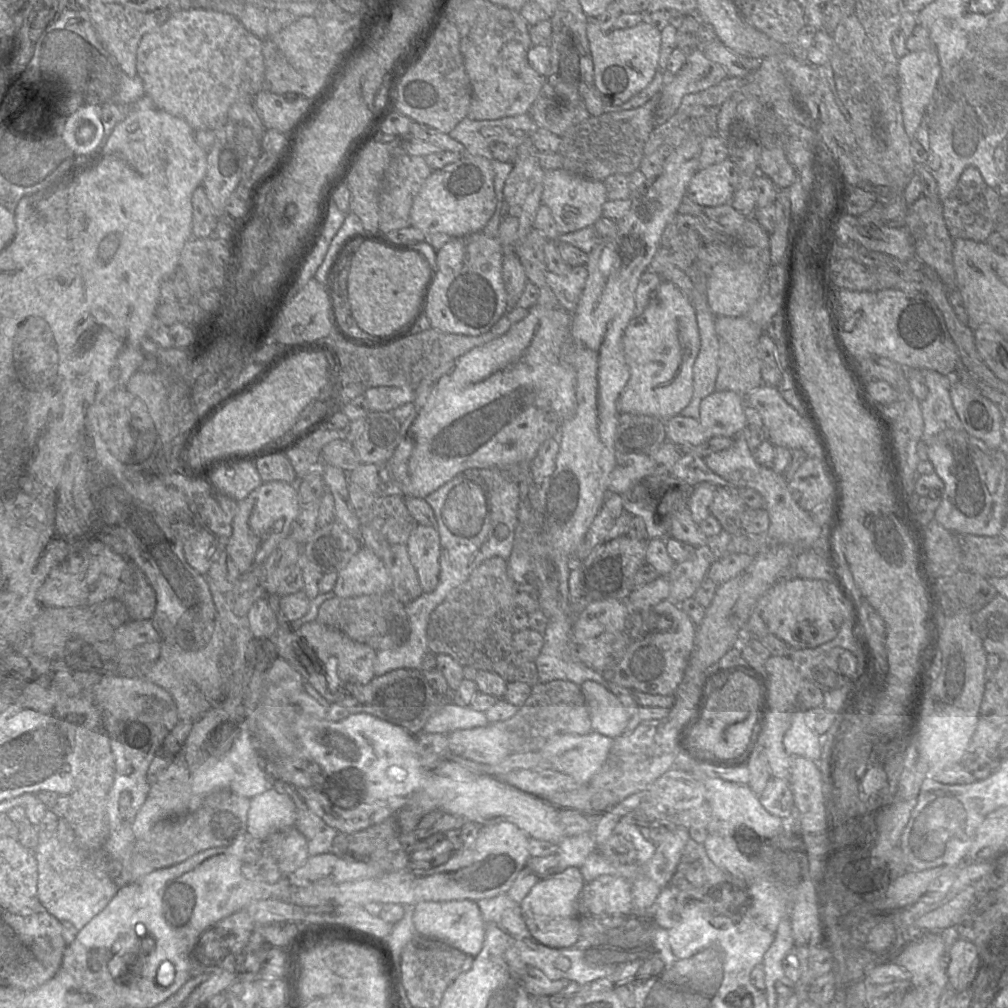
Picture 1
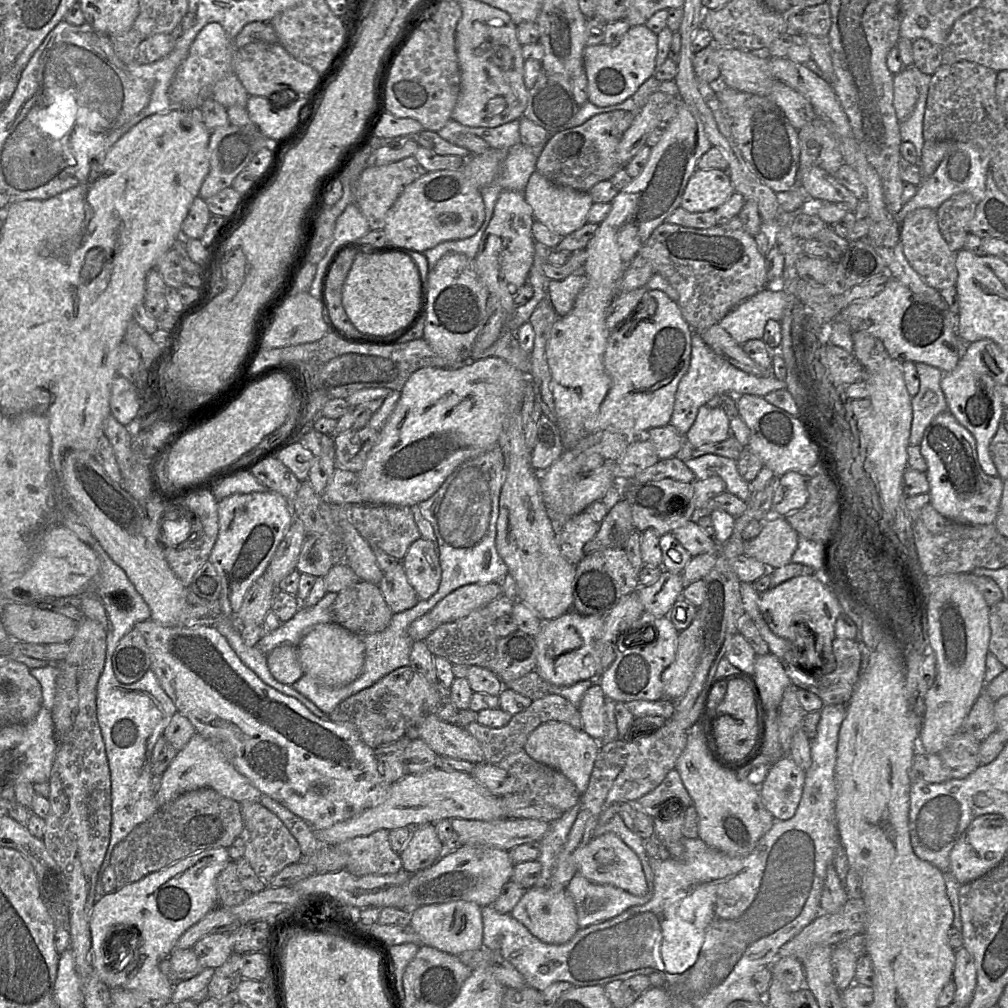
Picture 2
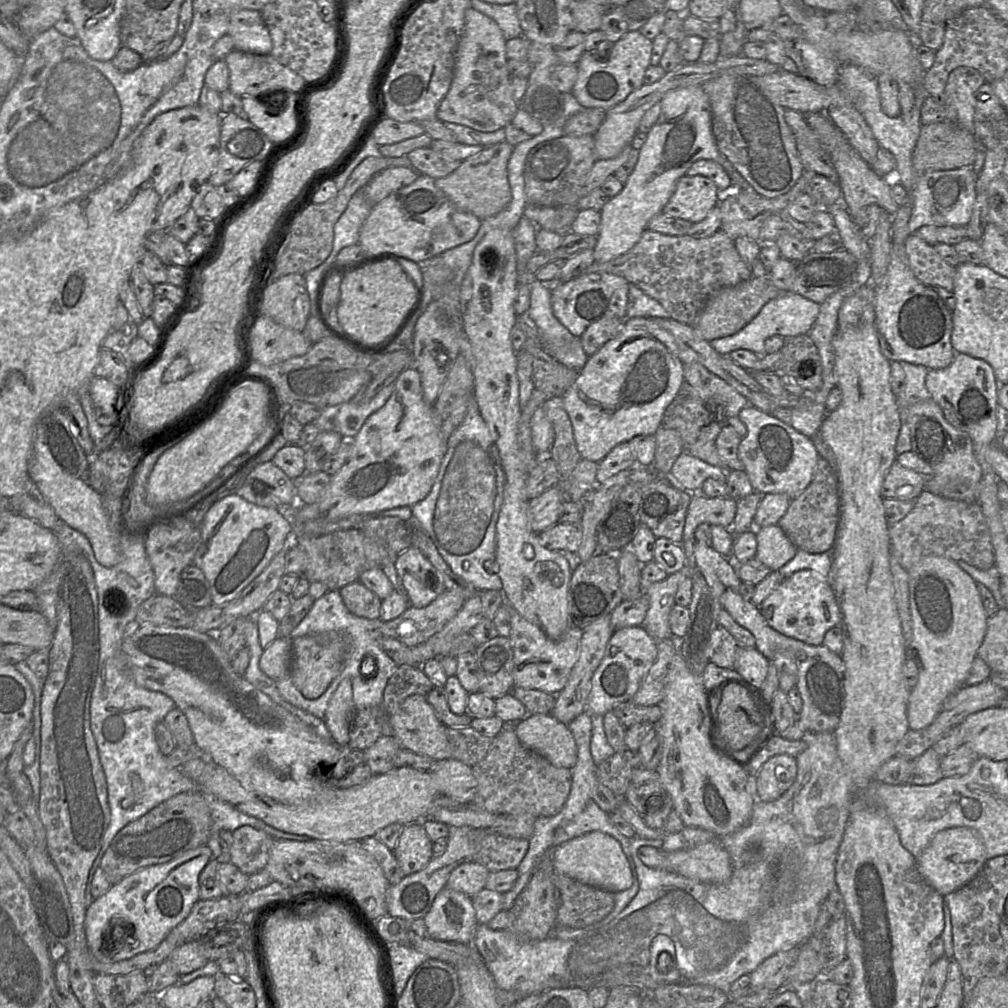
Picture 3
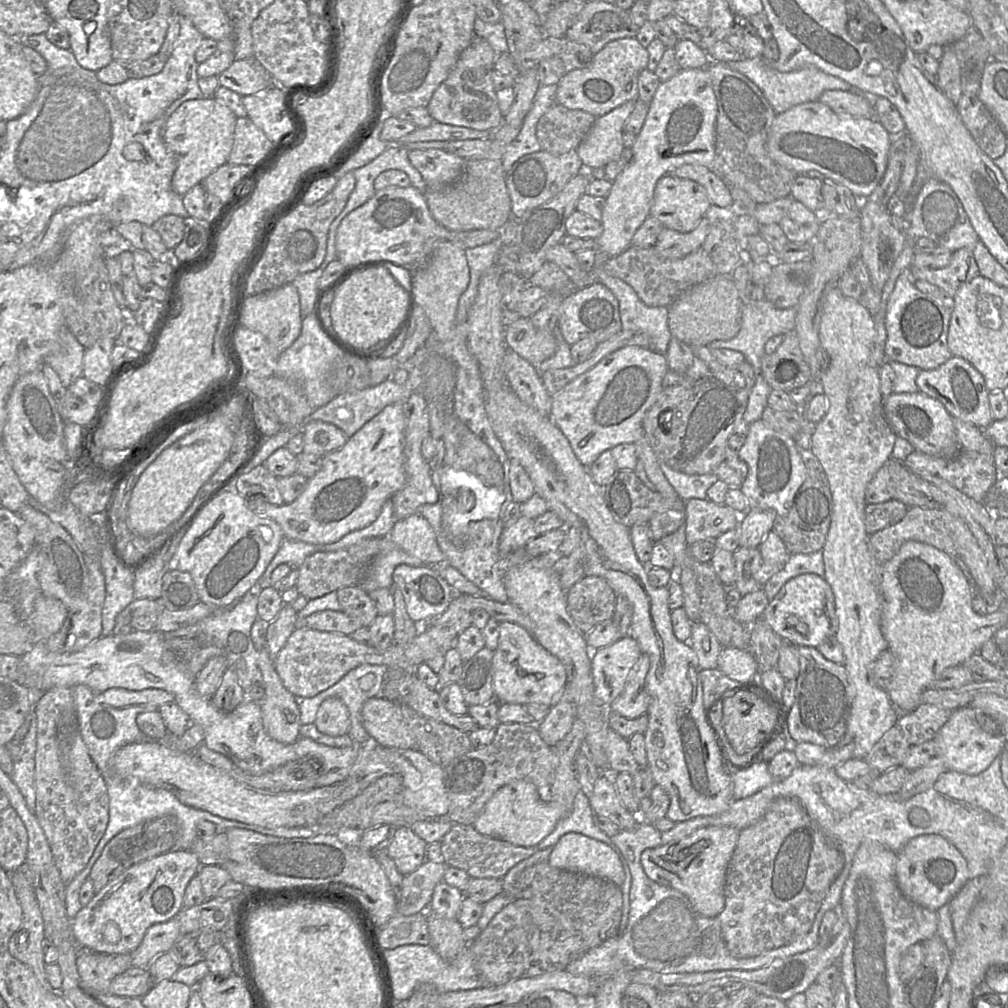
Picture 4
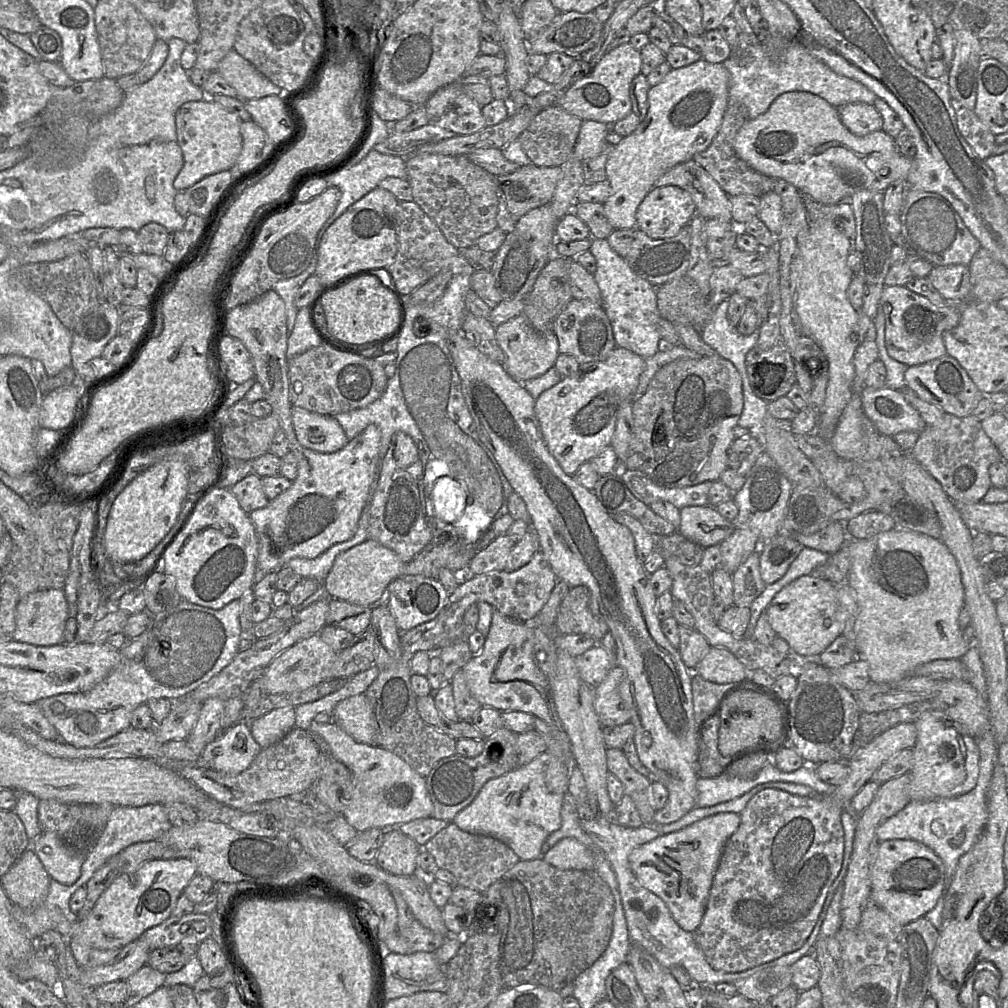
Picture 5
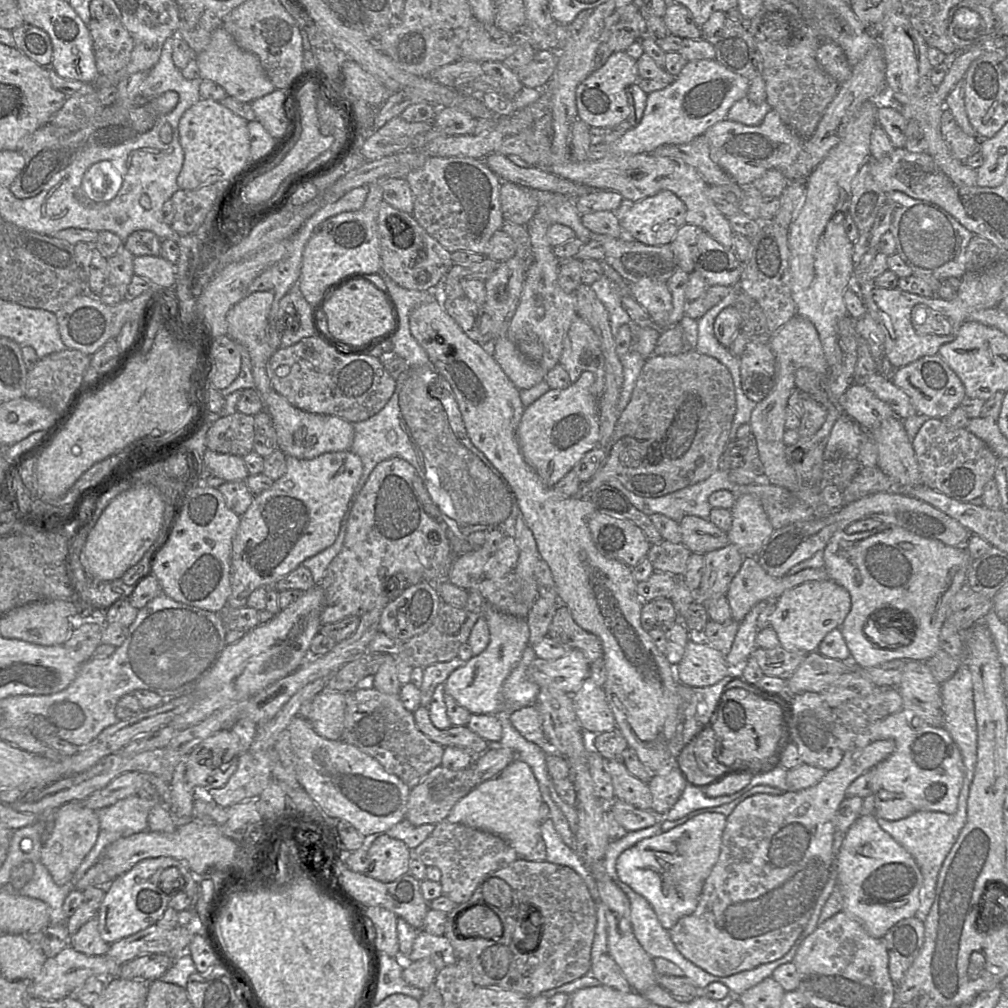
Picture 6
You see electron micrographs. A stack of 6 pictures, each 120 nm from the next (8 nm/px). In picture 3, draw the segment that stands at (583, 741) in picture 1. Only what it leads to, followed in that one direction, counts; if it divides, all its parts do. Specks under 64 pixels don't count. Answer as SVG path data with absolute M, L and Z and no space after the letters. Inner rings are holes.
M551 714L528 715L515 725L526 748L546 758L556 767L571 769L577 761L577 746L568 725Z

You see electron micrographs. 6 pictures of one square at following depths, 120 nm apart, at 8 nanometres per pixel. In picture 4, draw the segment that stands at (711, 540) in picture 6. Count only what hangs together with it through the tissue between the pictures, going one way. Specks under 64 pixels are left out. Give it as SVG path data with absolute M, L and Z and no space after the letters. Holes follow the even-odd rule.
M692 498L684 503L685 539L689 547L697 541L715 539L738 525L739 515L724 504L707 498Z

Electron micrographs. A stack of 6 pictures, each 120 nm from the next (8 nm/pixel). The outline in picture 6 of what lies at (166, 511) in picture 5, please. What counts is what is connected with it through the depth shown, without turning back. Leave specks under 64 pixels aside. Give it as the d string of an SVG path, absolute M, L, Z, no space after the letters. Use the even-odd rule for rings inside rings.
M139 486L118 495L87 536L80 557L85 571L99 581L120 579L159 538L164 525L164 511L163 497L154 486Z

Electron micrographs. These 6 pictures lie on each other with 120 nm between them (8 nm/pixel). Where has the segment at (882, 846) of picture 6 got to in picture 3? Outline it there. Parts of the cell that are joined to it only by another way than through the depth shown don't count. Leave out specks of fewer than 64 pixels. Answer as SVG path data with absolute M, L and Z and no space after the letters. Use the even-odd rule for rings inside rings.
M955 827L935 834L917 856L920 875L942 896L969 883L987 862L986 849L980 836L967 827Z

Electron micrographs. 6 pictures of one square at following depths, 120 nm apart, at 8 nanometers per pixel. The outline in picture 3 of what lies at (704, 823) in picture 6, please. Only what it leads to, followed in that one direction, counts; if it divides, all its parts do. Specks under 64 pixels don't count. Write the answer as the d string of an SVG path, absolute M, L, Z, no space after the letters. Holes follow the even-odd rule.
M717 841L673 852L646 845L638 850L638 856L650 868L668 870L700 882L721 884L732 875L729 853Z

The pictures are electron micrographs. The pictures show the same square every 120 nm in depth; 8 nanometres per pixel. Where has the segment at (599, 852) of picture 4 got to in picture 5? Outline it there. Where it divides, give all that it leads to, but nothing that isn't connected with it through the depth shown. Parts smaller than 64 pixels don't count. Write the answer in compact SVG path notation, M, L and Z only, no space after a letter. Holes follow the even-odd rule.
M563 838L543 856L548 864L561 870L594 871L593 853L575 838Z

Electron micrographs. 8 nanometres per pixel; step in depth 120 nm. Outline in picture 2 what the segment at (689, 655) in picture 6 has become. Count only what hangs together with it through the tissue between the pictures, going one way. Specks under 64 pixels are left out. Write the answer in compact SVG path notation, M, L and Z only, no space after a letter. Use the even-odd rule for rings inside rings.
M771 653L758 655L753 674L746 676L753 682L766 710L779 708L785 690L792 686L781 661Z

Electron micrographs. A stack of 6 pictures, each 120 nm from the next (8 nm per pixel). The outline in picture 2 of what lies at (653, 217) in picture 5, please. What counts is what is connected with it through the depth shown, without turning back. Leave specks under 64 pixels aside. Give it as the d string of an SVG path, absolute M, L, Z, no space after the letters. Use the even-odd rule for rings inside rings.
M697 169L686 185L680 207L693 213L716 210L733 193L734 188L727 171Z

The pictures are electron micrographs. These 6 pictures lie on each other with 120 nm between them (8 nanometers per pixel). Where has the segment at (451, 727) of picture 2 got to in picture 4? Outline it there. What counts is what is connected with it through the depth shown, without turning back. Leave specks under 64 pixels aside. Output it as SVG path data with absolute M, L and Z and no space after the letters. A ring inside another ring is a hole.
M372 697L362 708L363 726L381 746L393 749L413 749L414 737L407 727L398 703Z

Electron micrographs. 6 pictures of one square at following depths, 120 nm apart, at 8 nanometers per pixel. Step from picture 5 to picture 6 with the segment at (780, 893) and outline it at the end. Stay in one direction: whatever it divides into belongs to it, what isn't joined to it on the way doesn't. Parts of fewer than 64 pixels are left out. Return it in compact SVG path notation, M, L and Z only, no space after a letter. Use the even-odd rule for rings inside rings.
M892 739L873 741L844 752L839 764L814 786L781 795L754 794L740 802L726 817L720 854L704 883L696 910L668 930L678 951L709 974L728 977L783 957L797 941L813 932L836 885L833 855L836 811L846 797L848 786L894 749Z

